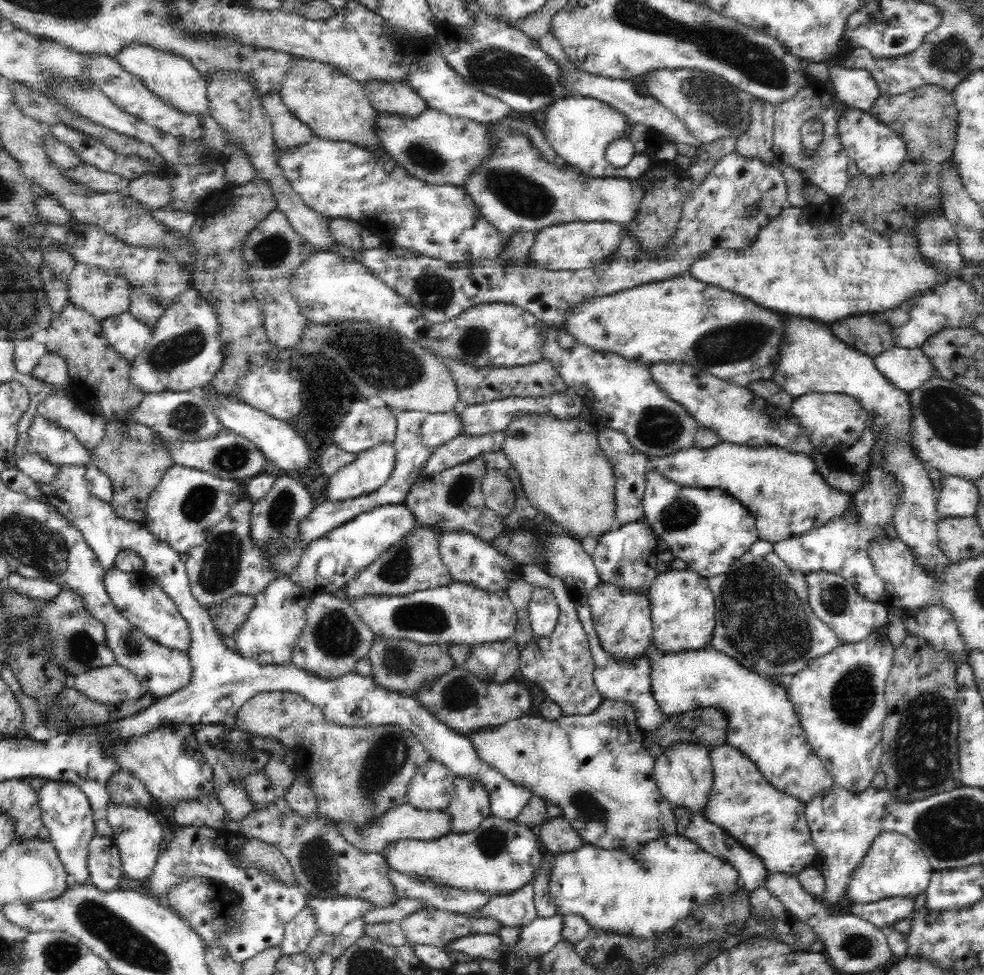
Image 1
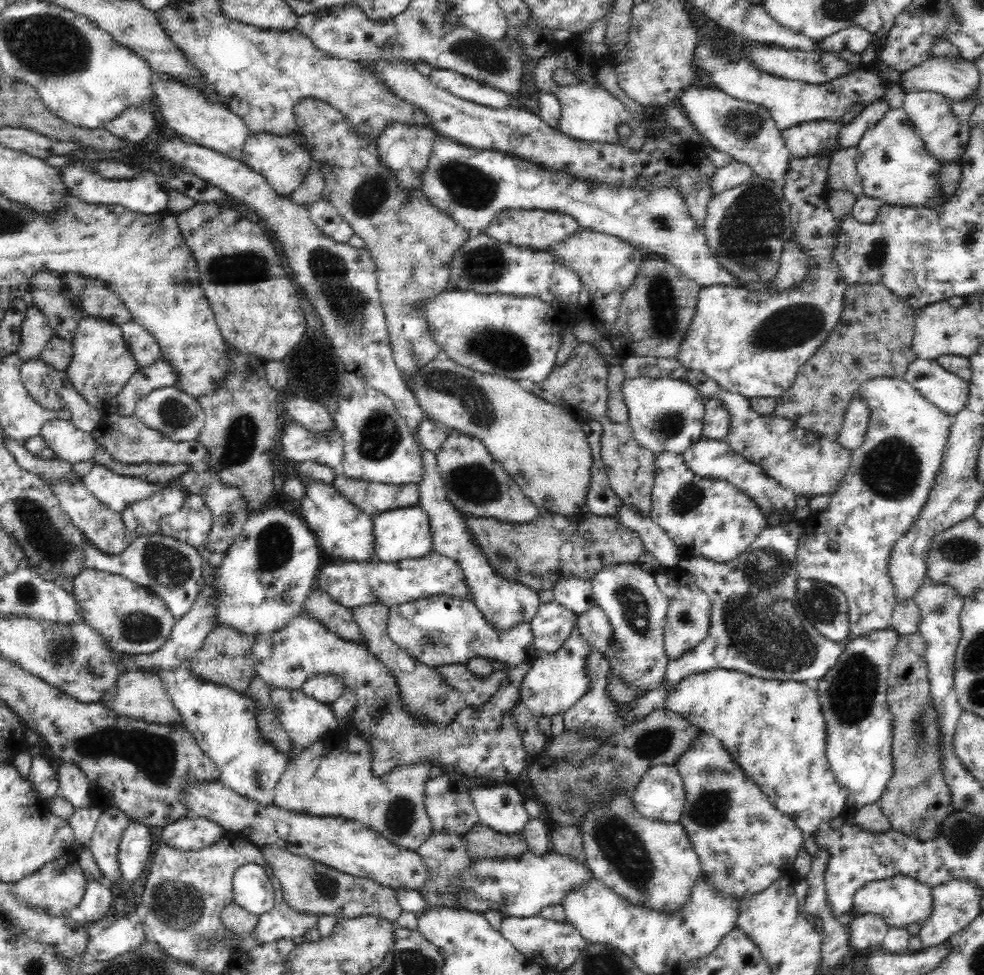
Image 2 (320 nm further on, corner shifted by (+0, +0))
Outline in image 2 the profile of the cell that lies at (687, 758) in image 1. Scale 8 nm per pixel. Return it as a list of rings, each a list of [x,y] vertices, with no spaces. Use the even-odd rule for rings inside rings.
[[[674,765],[652,766],[638,781],[630,796],[640,817],[678,823],[684,808],[684,783]]]

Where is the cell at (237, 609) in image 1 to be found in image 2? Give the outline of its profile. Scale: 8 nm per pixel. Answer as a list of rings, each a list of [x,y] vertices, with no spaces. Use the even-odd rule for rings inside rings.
[[[220,626],[216,630],[211,630],[207,635],[196,656],[187,663],[188,669],[194,677],[202,682],[227,686],[236,692],[246,694],[252,679],[258,676],[255,658],[252,656],[255,640],[255,638],[243,636],[240,632],[228,626]]]

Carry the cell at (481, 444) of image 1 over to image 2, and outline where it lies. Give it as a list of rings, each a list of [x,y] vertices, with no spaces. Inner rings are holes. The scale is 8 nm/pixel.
[[[341,470],[334,472],[331,484],[336,491],[353,506],[370,516],[378,516],[388,510],[419,505],[419,485],[385,485],[382,483],[361,481],[346,476]]]

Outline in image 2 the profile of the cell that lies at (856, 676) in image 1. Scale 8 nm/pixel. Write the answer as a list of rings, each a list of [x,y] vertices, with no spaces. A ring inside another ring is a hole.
[[[893,628],[868,634],[864,638],[853,638],[840,655],[839,661],[818,681],[818,698],[827,726],[826,754],[839,785],[848,793],[847,805],[843,816],[846,818],[860,808],[879,803],[888,781],[894,776],[893,749],[893,714],[887,703],[889,676],[888,668],[894,648],[899,642],[899,635]]]

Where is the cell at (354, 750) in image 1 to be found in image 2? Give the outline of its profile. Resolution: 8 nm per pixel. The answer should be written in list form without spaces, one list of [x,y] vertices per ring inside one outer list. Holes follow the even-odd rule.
[[[371,604],[357,606],[352,611],[364,646],[395,676],[401,692],[399,695],[403,701],[403,708],[413,716],[422,716],[421,720],[425,722],[435,722],[436,726],[452,722],[456,712],[466,707],[464,695],[448,684],[437,669],[413,659],[389,638],[387,632],[389,608],[382,604]]]

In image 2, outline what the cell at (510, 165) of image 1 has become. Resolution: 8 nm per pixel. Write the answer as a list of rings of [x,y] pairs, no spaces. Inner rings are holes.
[[[522,209],[500,213],[495,221],[492,221],[491,227],[488,227],[483,233],[498,242],[508,242],[514,246],[527,246],[534,250],[547,250],[550,246],[570,238],[578,229],[578,223],[568,214]]]

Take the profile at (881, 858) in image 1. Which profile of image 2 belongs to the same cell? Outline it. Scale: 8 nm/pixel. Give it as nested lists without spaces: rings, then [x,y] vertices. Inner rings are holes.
[[[898,875],[881,881],[866,882],[858,888],[852,898],[852,915],[874,914],[882,917],[889,928],[907,928],[910,924],[921,927],[930,918],[933,896],[930,885],[918,882],[915,878]]]

